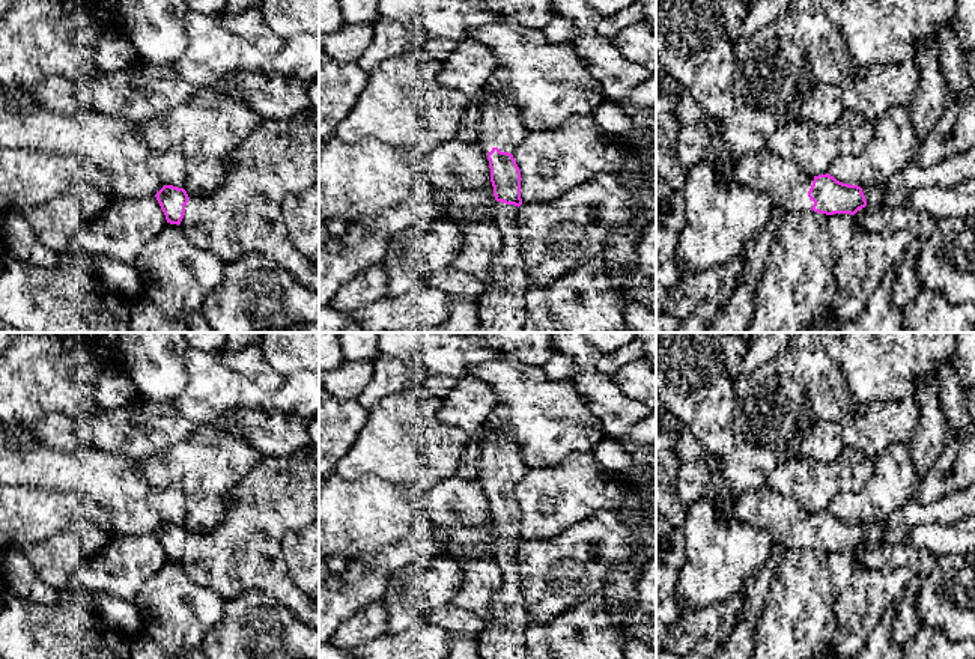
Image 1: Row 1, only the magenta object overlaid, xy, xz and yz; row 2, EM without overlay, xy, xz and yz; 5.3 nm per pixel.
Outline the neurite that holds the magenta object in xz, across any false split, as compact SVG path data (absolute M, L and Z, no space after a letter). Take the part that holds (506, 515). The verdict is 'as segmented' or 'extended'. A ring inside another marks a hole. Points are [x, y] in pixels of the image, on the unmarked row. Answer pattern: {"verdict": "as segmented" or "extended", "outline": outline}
{"verdict": "extended", "outline": "M483 427L480 445L480 483L489 500L497 537L503 585L492 599L494 621L478 635L478 659L525 659L525 630L530 624L521 591L518 545L521 507L513 487L527 474L521 444L503 432Z"}

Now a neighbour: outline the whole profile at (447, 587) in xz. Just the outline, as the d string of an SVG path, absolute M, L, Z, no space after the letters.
M442 557L417 561L394 573L382 599L388 606L388 633L421 624L429 611L453 600L460 584L460 567Z

